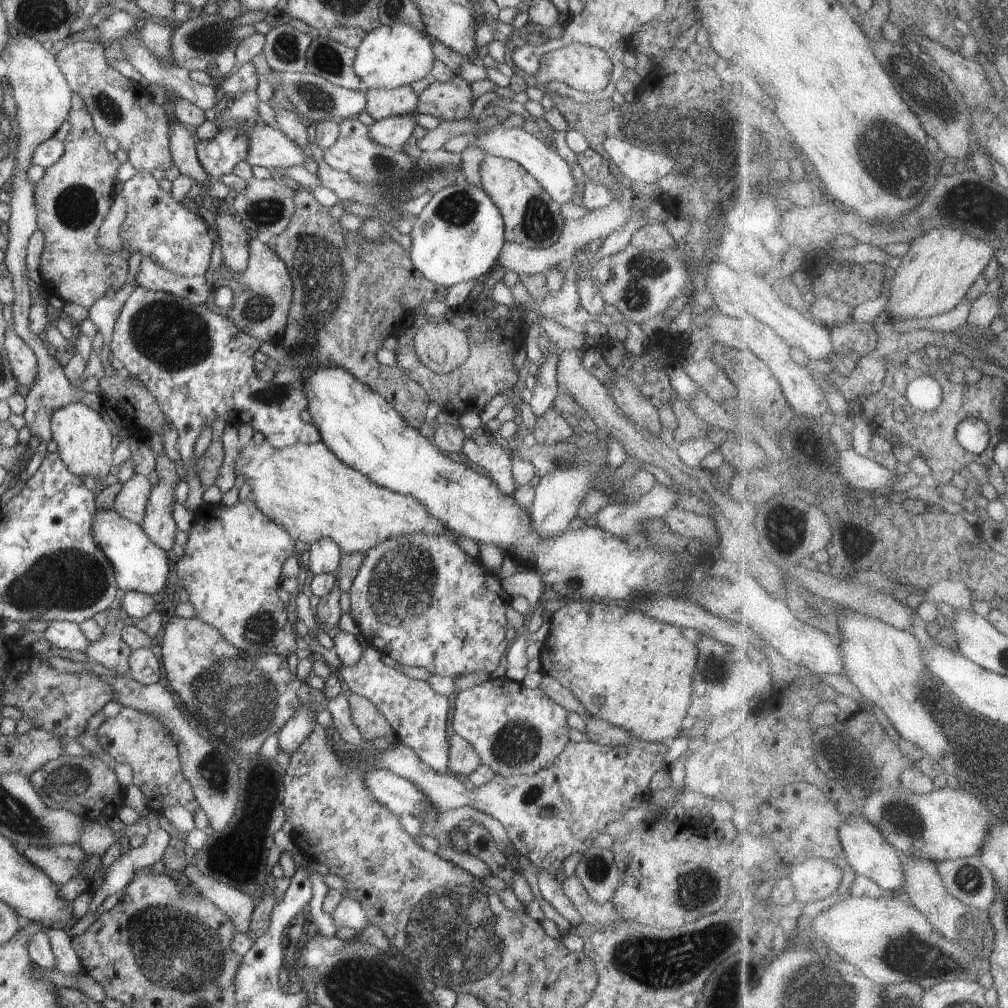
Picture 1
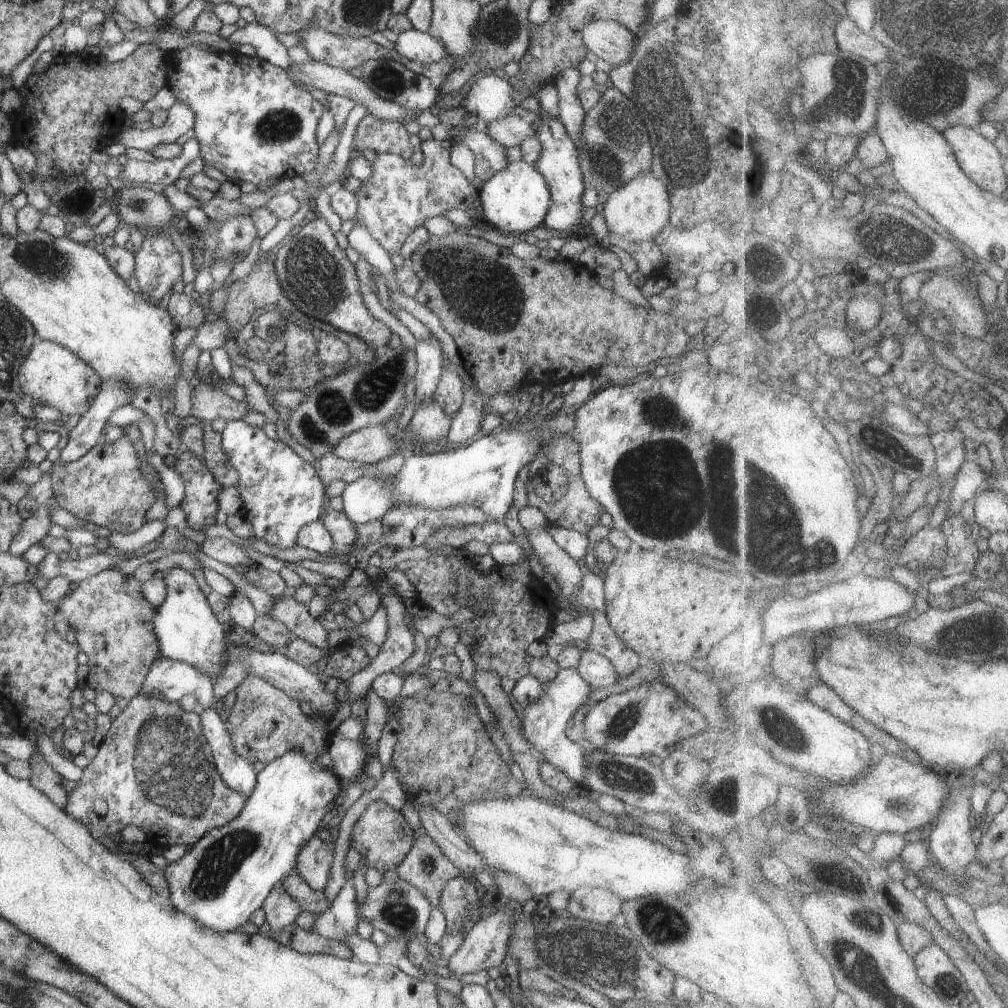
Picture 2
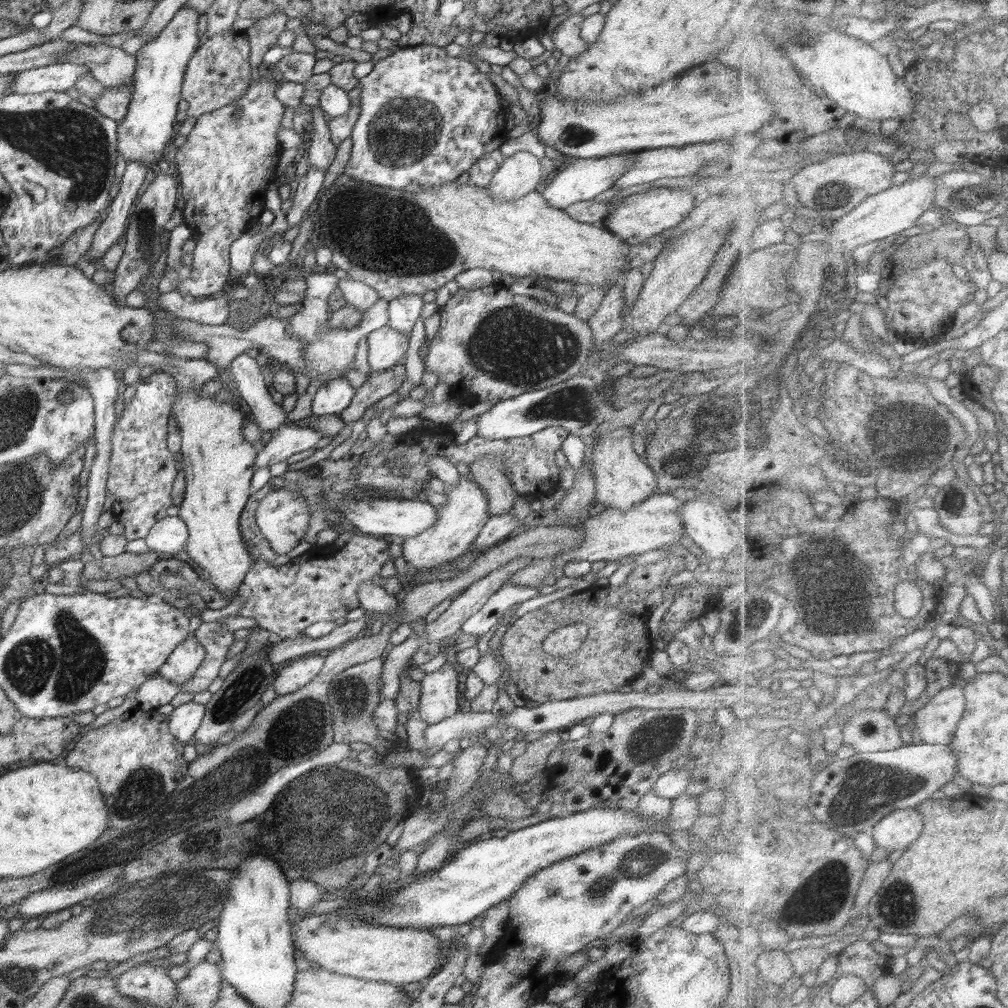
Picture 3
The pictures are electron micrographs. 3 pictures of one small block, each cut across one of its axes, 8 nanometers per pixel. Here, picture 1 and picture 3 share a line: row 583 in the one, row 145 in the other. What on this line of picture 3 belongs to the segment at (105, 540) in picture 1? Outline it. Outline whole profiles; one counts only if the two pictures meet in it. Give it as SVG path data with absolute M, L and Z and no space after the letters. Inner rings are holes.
M183 7L160 34L135 54L134 92L131 93L128 113L117 128L117 151L127 162L158 163L168 149L178 116L178 102L182 100L184 73L188 61L203 41L197 34L199 16L197 11Z

